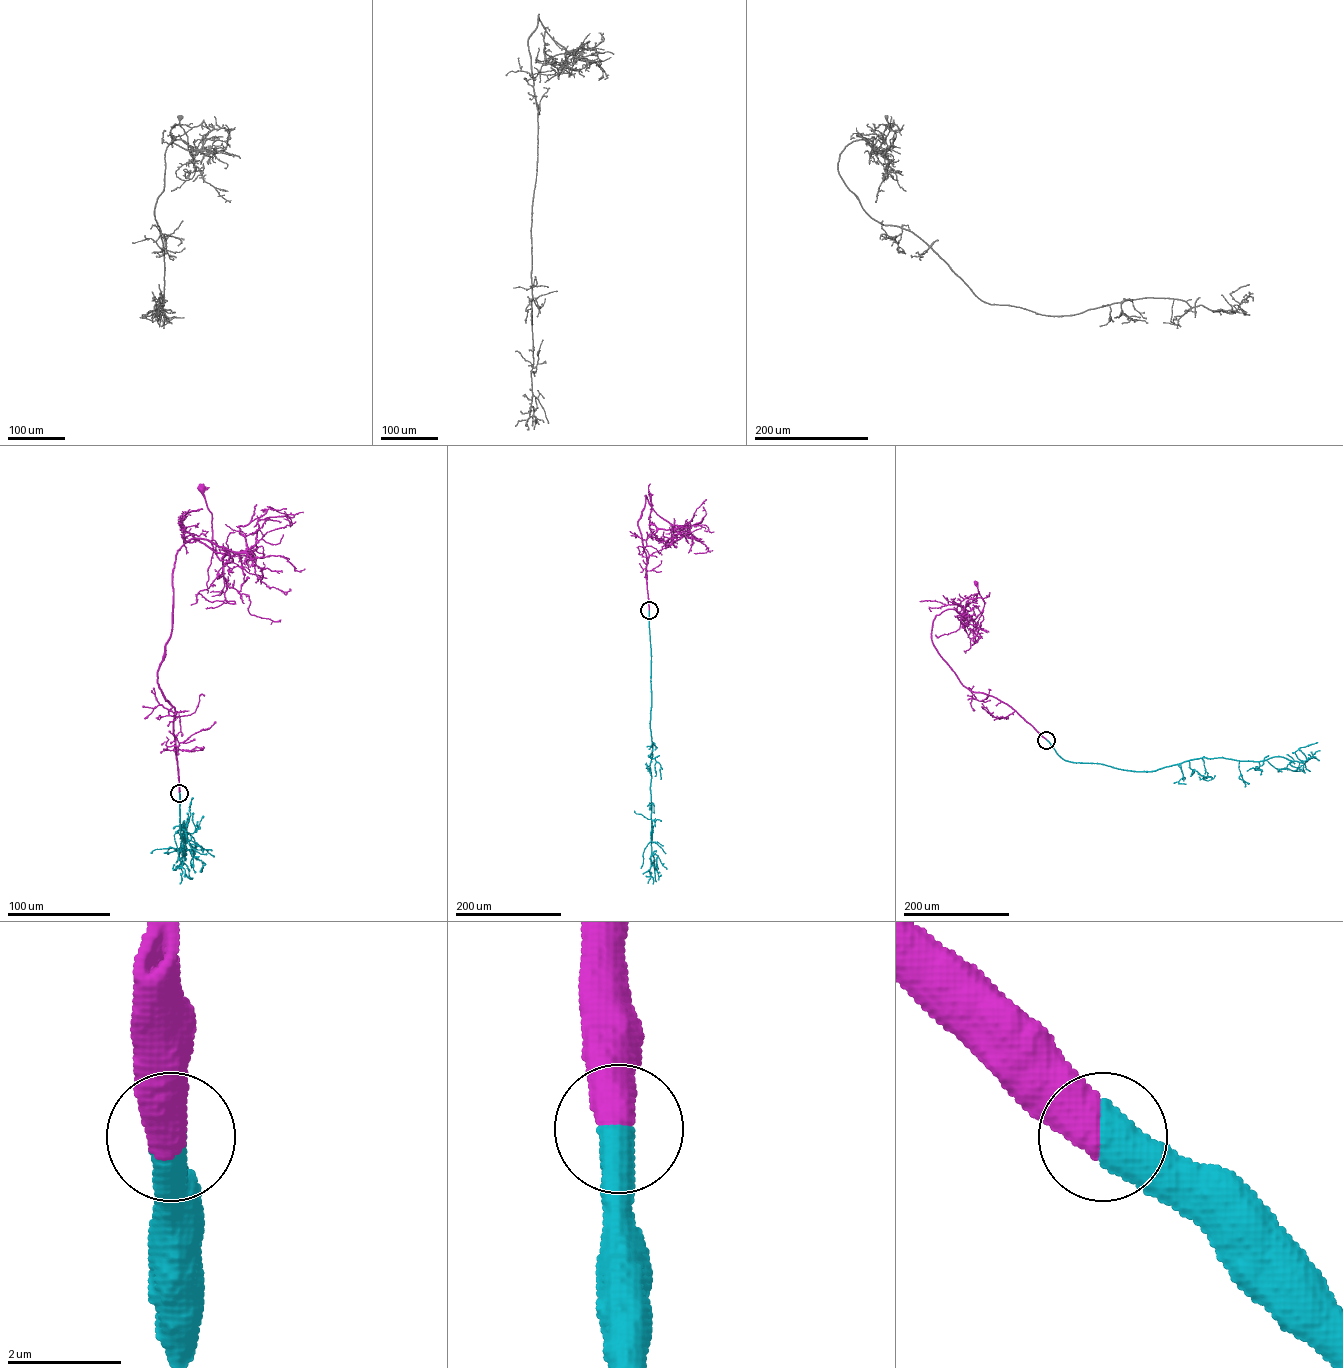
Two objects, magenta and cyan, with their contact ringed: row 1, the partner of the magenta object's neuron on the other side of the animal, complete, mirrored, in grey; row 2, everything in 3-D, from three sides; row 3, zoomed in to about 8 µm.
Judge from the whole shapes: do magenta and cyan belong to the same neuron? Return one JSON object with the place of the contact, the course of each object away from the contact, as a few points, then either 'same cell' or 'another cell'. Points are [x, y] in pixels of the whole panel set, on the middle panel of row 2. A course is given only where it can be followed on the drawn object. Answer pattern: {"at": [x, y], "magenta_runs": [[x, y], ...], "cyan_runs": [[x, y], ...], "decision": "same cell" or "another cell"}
{"at": [649, 610], "magenta_runs": [[649, 610], [646, 556], [637, 523], [645, 495], [655, 512], [673, 526], [665, 548], [661, 539]], "cyan_runs": [[649, 610], [651, 865], [654, 859], [656, 881]], "decision": "same cell"}

